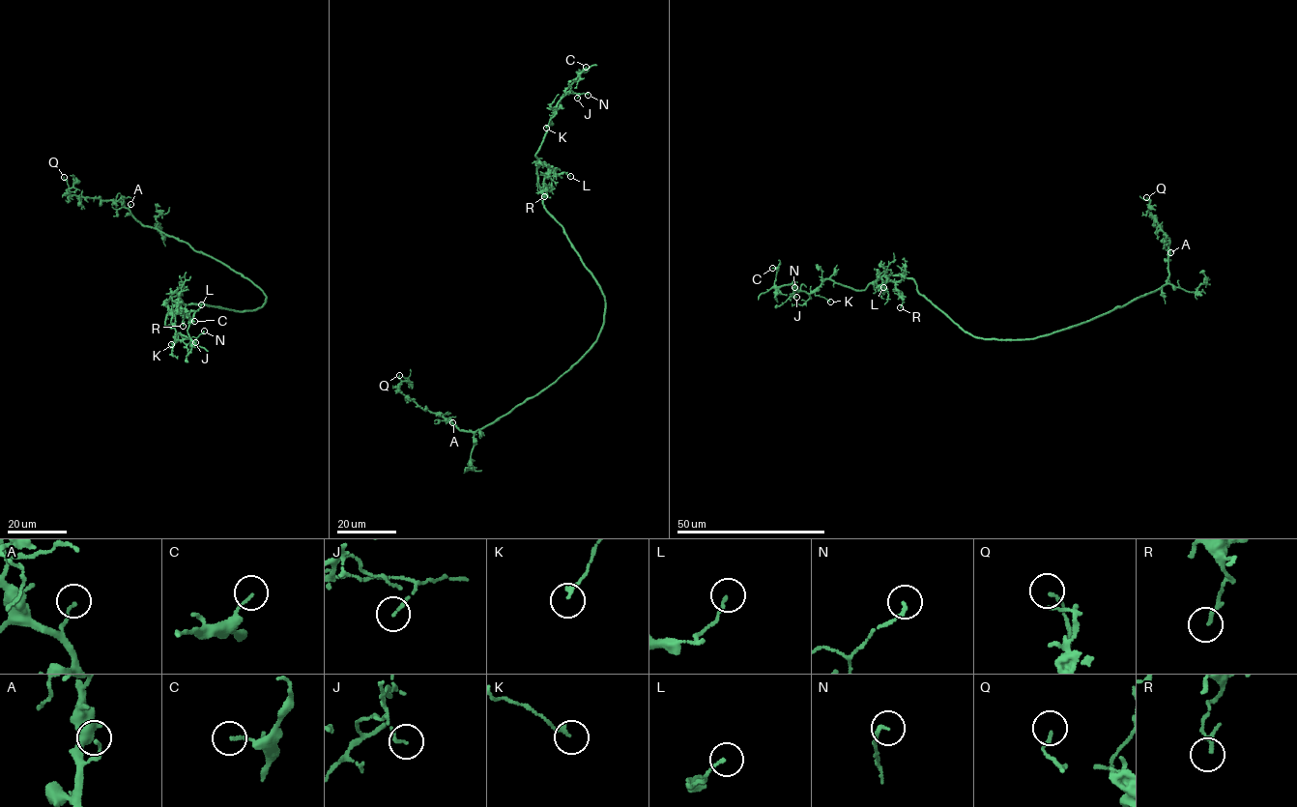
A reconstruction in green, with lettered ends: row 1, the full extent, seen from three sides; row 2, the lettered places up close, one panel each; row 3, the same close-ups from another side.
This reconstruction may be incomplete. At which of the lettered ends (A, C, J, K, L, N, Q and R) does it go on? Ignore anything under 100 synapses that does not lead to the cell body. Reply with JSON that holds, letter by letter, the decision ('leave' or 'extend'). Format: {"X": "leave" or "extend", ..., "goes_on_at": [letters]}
{"A": "leave", "C": "leave", "J": "leave", "K": "leave", "L": "leave", "N": "leave", "Q": "leave", "R": "leave", "goes_on_at": []}

